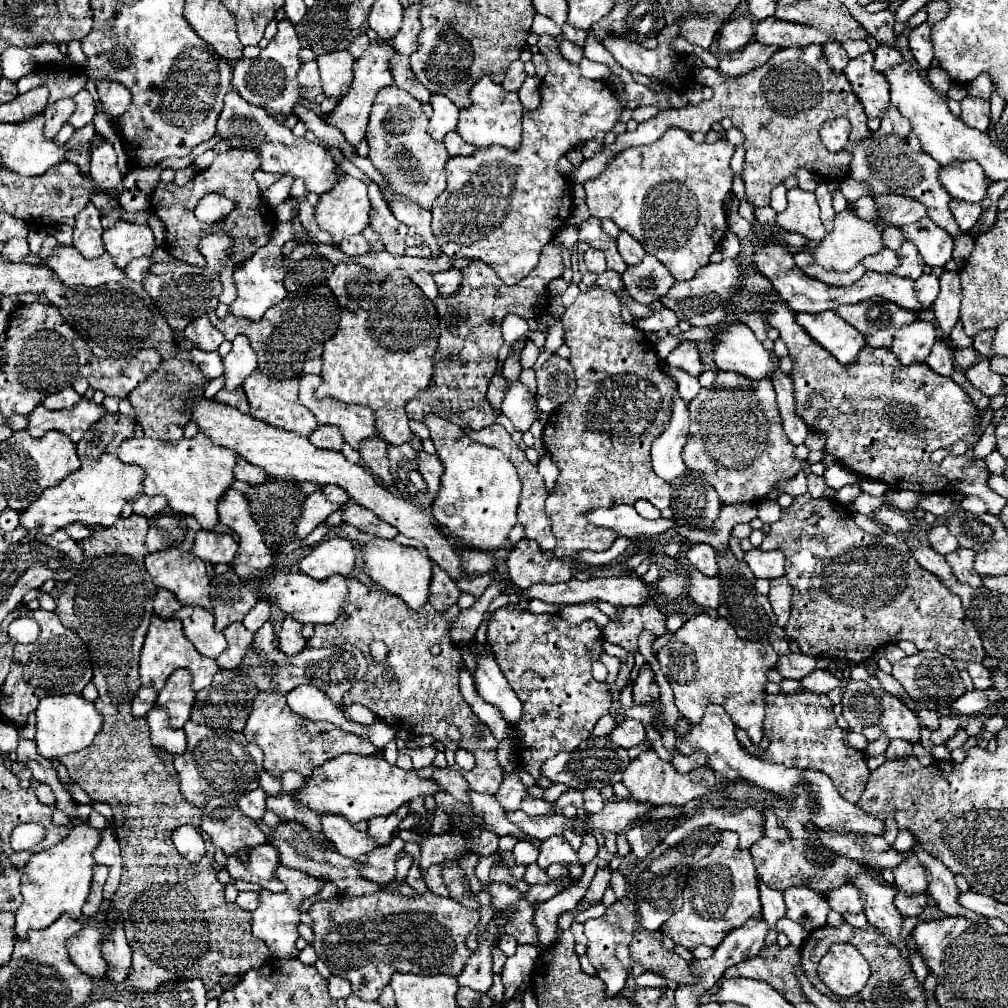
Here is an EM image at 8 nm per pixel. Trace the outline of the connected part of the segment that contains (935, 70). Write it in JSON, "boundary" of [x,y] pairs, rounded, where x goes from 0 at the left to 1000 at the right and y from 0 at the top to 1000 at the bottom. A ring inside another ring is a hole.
{"boundary":[[[925,65],[923,69],[921,69],[921,79],[923,79],[923,83],[931,89],[931,91],[935,91],[935,93],[938,93],[940,91],[940,87],[944,85],[944,79],[940,77],[940,73],[933,67],[933,65]]]}

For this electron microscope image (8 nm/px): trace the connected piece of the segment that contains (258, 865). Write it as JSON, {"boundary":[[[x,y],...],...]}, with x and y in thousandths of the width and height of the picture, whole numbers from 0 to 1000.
{"boundary":[[[266,837],[246,843],[242,849],[240,847],[224,849],[224,855],[222,855],[224,863],[228,865],[228,869],[232,873],[250,875],[250,877],[256,877],[270,885],[282,883],[282,877],[272,873],[272,863],[276,857],[278,855],[276,855],[274,841],[266,839]]]}

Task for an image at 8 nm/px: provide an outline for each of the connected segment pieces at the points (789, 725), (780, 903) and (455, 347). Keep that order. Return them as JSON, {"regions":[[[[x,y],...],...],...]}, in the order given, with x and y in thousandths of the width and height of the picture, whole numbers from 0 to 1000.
{"regions":[[[[796,685],[794,688],[760,688],[760,714],[758,728],[764,732],[762,744],[754,750],[762,756],[786,760],[786,762],[806,762],[821,768],[835,788],[843,796],[851,796],[861,774],[859,750],[853,744],[841,742],[837,738],[835,722],[829,718],[829,708],[825,706],[825,696],[821,690],[806,688]]],[[[754,875],[754,891],[756,891],[756,909],[764,921],[759,938],[764,938],[770,936],[772,927],[770,915],[780,909],[780,897],[778,897],[778,891],[774,885],[756,879],[756,875]]],[[[544,240],[534,264],[510,284],[502,284],[494,272],[476,258],[470,258],[458,272],[460,280],[456,288],[450,294],[437,294],[431,300],[437,312],[437,337],[429,383],[425,389],[409,395],[403,409],[413,419],[421,419],[423,411],[435,411],[456,425],[466,423],[468,427],[478,427],[492,419],[492,409],[480,391],[492,369],[494,347],[500,341],[498,317],[502,312],[516,312],[524,317],[540,310],[544,302],[544,282],[560,272],[560,262],[556,246]]]]}

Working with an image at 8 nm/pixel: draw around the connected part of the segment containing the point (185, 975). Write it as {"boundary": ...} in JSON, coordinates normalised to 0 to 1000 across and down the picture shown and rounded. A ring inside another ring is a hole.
{"boundary":[[[131,510],[127,514],[117,514],[113,522],[89,522],[89,534],[81,536],[83,558],[75,571],[69,577],[56,577],[50,591],[56,595],[56,609],[60,617],[75,627],[87,641],[93,673],[91,677],[97,683],[95,702],[103,708],[103,720],[95,728],[87,744],[62,750],[60,756],[67,762],[71,774],[75,774],[81,784],[97,796],[105,796],[113,808],[115,833],[121,843],[121,873],[111,891],[111,903],[105,907],[105,915],[119,917],[125,925],[127,937],[131,940],[131,964],[125,972],[127,980],[135,984],[153,984],[157,978],[169,972],[190,972],[198,970],[204,982],[210,982],[220,968],[224,966],[242,966],[248,960],[258,960],[266,950],[266,938],[254,931],[248,923],[250,907],[228,897],[222,891],[222,879],[210,865],[208,849],[204,847],[198,857],[188,857],[173,839],[171,825],[181,817],[198,817],[198,802],[187,798],[179,786],[177,768],[171,758],[171,748],[161,748],[159,742],[151,740],[147,732],[147,718],[143,712],[135,712],[129,706],[129,692],[139,683],[137,655],[139,643],[149,621],[151,599],[155,593],[155,581],[151,579],[145,562],[143,534],[147,528],[147,514]]]}

